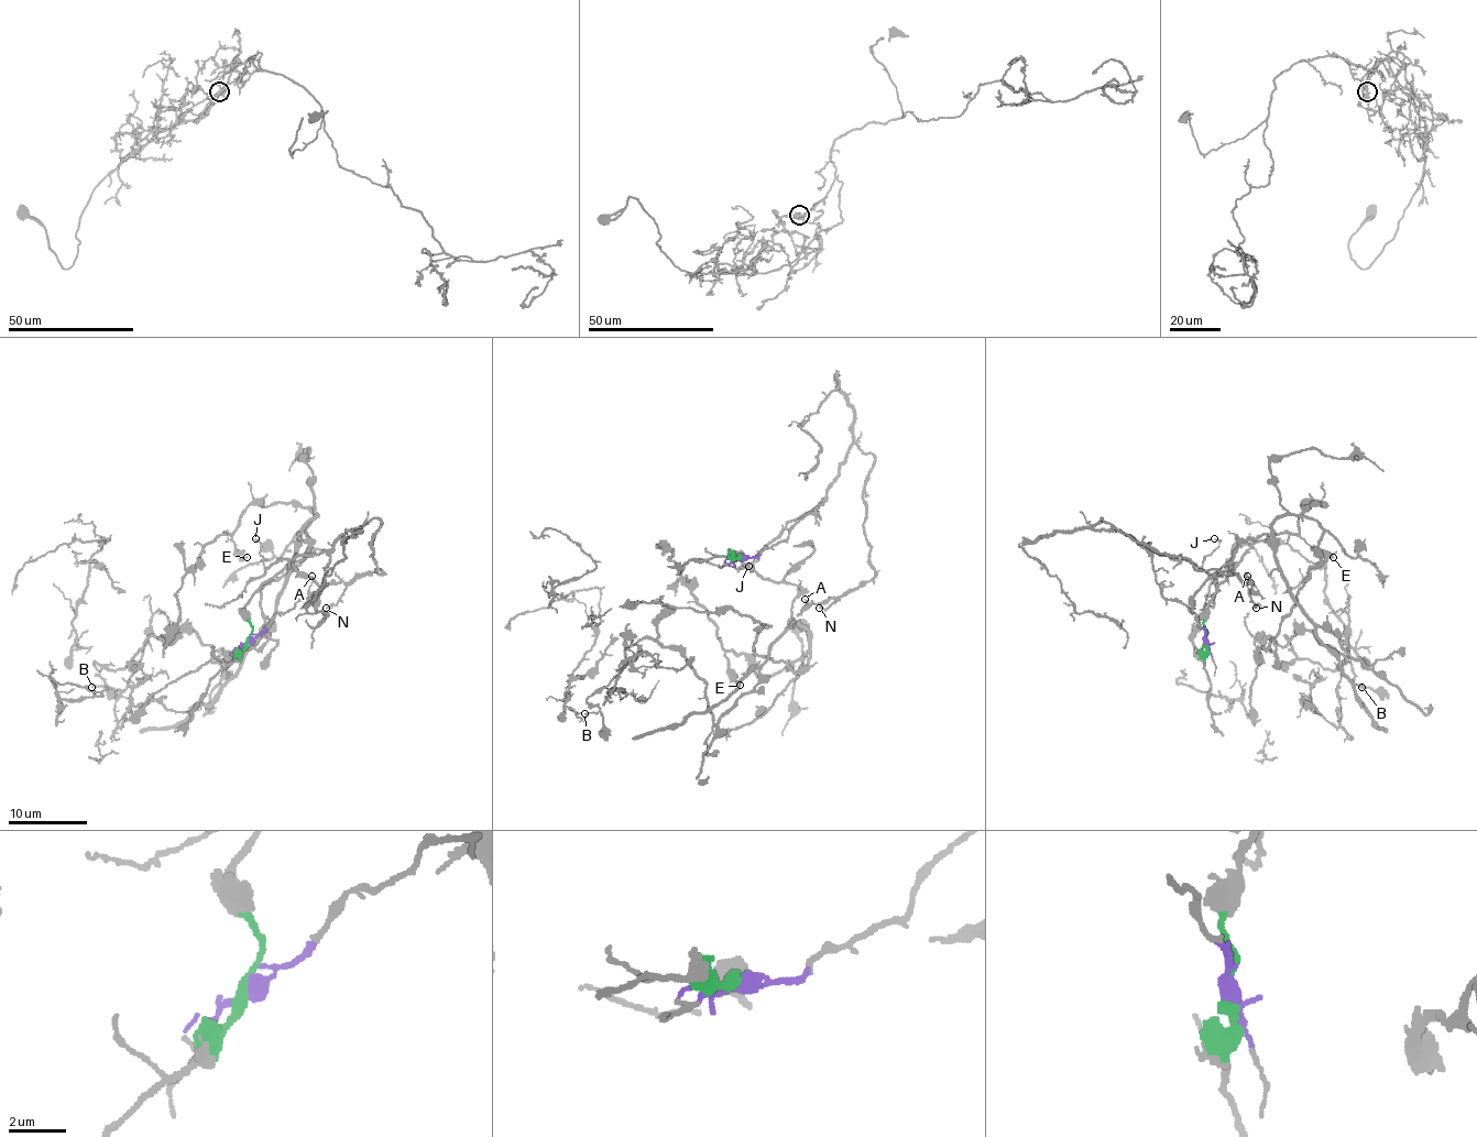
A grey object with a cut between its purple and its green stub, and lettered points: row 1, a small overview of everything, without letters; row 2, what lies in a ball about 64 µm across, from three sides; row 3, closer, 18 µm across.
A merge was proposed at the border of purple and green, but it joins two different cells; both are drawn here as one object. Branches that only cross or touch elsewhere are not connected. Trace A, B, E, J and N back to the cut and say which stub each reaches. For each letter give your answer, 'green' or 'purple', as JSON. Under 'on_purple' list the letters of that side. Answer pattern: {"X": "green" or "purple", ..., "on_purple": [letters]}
{"A": "purple", "B": "green", "E": "green", "J": "purple", "N": "purple", "on_purple": ["A", "J", "N"]}

